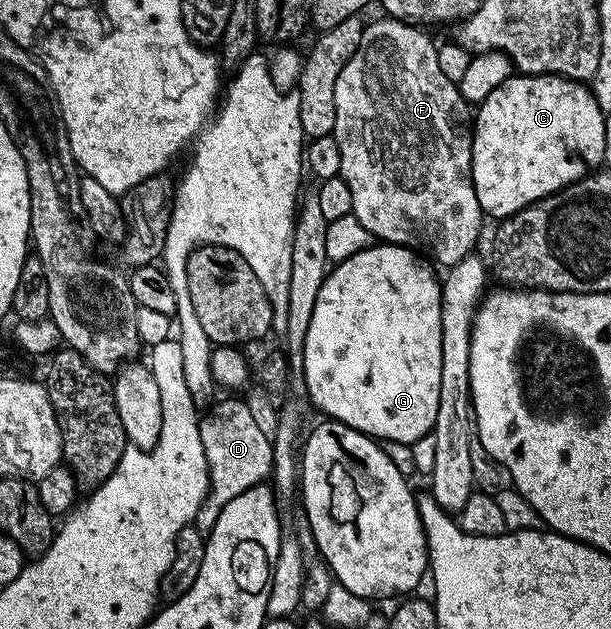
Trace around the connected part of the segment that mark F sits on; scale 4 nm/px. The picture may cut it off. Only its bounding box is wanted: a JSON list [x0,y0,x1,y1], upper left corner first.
[333,17,485,269]

